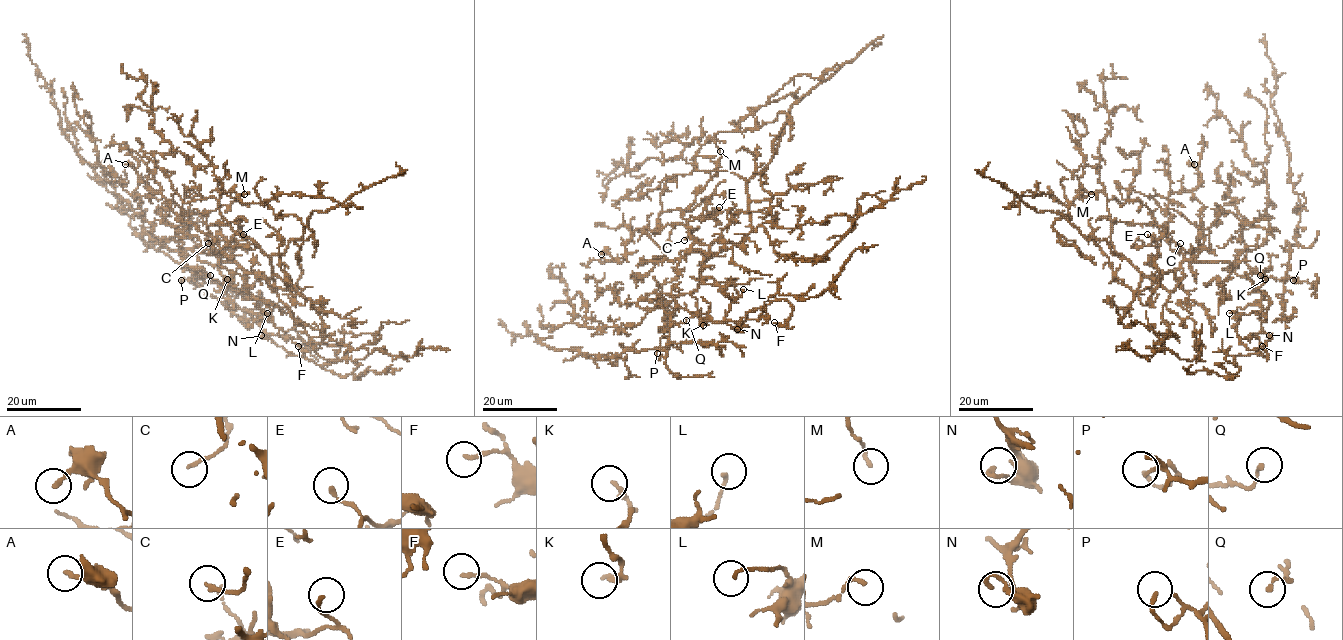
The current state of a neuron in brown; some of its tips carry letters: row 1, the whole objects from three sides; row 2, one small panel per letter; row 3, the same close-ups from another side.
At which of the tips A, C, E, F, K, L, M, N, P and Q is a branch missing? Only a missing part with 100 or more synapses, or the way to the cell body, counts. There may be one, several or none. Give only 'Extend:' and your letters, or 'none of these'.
Extend: none of these

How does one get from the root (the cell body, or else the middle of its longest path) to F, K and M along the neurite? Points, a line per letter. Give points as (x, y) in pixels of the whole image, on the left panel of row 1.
F: (225, 261), (208, 264), (190, 249), (180, 252), (191, 270), (210, 277), (264, 332), (317, 348), (298, 346)
K: (225, 261), (208, 264), (190, 249), (180, 252), (191, 270), (210, 277), (222, 288), (231, 282), (227, 279)
M: (225, 261), (259, 273), (276, 291), (271, 259), (252, 240), (239, 236), (218, 207), (219, 190), (244, 194)

